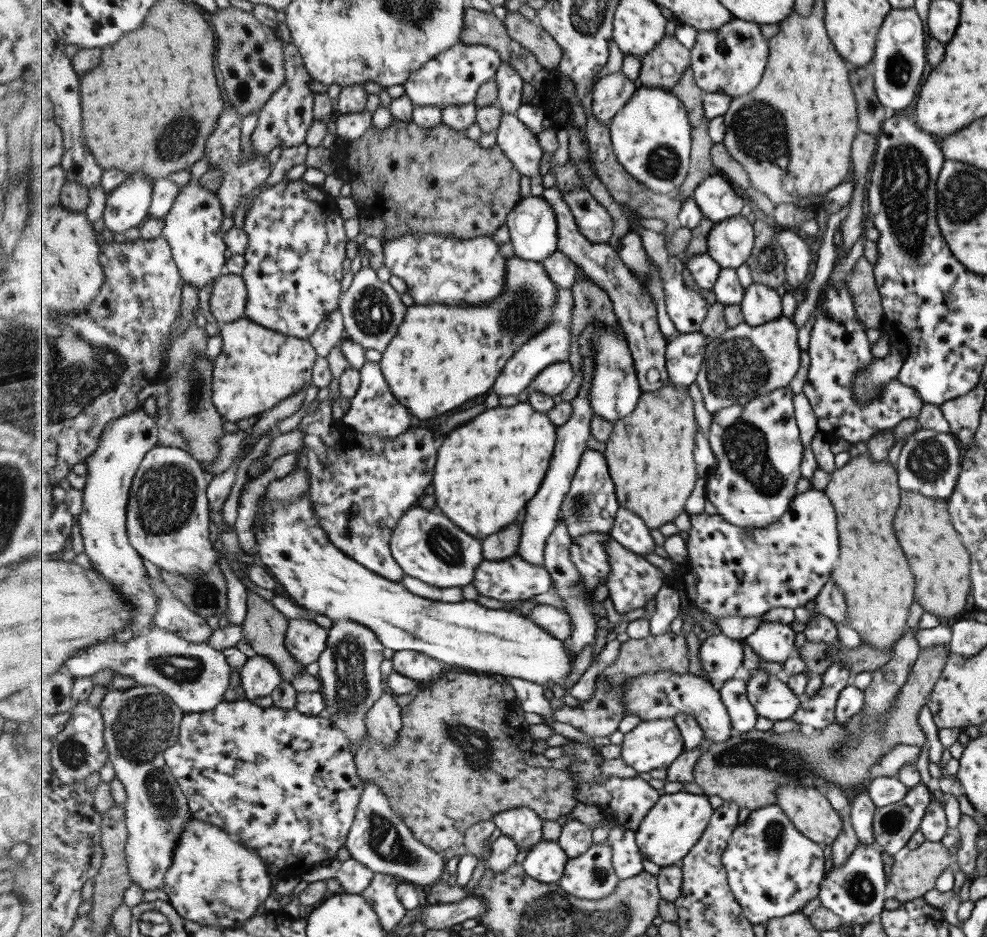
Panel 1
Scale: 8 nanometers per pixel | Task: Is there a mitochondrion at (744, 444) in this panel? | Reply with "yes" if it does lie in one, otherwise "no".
yes

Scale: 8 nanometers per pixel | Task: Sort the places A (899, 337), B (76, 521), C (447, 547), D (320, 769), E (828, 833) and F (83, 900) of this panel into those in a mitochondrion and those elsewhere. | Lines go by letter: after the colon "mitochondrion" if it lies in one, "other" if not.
A: other
B: other
C: mitochondrion
D: other
E: other
F: other

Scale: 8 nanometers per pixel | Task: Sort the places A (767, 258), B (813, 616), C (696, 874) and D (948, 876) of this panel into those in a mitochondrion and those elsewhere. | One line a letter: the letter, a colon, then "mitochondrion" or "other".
A: mitochondrion
B: other
C: other
D: other

